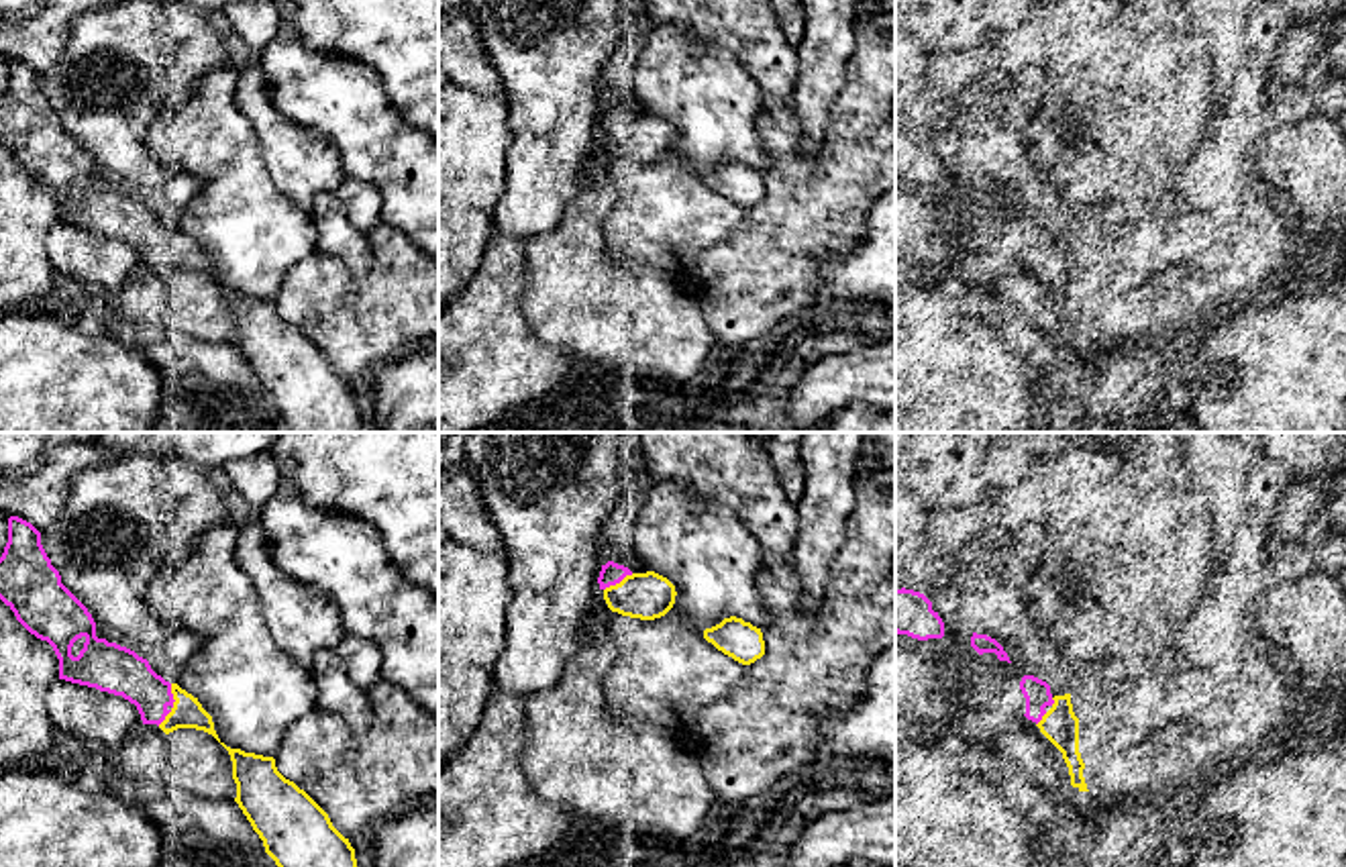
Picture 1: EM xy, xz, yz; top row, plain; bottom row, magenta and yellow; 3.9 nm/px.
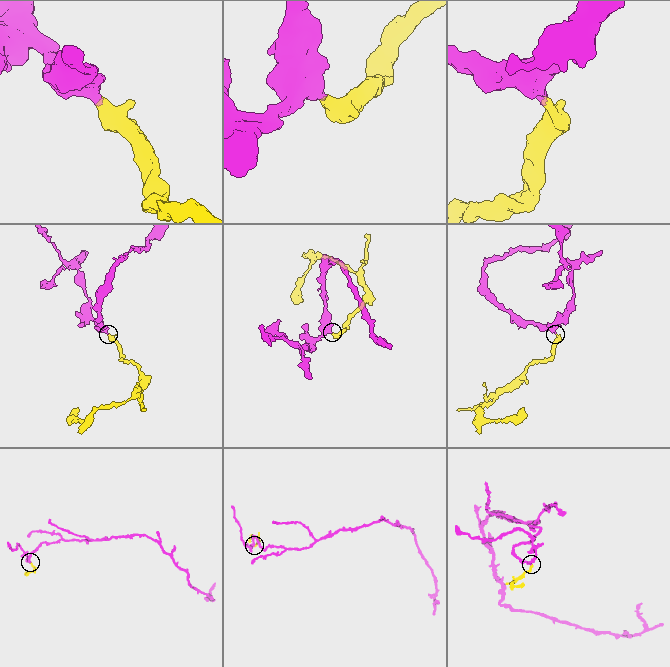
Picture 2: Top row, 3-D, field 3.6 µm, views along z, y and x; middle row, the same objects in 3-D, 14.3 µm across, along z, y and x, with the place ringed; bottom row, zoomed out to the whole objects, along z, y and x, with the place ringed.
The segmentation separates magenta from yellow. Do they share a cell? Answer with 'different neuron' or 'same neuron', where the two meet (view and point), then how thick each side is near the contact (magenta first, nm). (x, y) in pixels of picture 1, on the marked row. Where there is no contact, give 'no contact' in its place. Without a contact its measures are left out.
same neuron; meets magenta in xy at (172, 704); 190 nm thick on the magenta side, 120 nm on the other

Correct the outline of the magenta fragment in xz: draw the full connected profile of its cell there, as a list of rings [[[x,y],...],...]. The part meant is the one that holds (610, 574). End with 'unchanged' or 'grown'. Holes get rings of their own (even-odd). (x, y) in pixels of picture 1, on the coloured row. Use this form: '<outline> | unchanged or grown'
[[[608,561],[598,577],[604,600],[612,612],[622,616],[655,620],[675,604],[675,585],[655,573],[632,573],[628,567]]] | grown

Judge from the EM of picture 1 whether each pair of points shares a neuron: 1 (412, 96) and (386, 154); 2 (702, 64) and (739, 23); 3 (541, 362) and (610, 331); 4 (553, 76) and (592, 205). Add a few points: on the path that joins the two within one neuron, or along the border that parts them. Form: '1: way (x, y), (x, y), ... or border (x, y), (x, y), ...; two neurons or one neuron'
1: border (378, 76), (390, 103), (417, 129); two neurons
2: border (674, 23), (698, 43), (727, 49), (753, 78); two neurons
3: border (527, 319), (543, 341), (574, 360); two neurons
4: border (598, 162), (586, 174), (582, 190), (559, 221); two neurons

